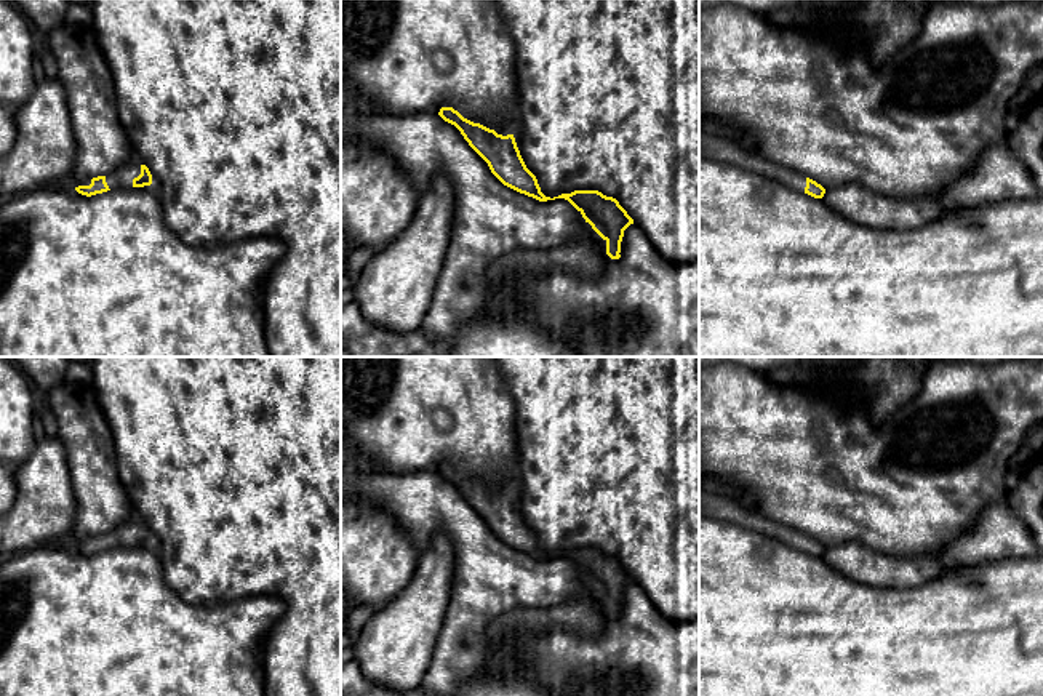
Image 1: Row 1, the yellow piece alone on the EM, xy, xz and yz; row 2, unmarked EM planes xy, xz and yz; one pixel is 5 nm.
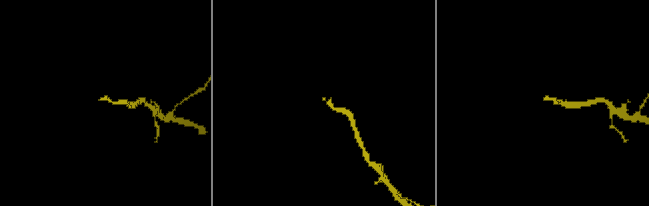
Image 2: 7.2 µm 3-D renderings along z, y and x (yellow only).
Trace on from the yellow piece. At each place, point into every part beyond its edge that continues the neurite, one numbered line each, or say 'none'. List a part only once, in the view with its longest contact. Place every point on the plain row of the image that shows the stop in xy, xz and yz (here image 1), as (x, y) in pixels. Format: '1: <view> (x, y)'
1: xy (122, 535)

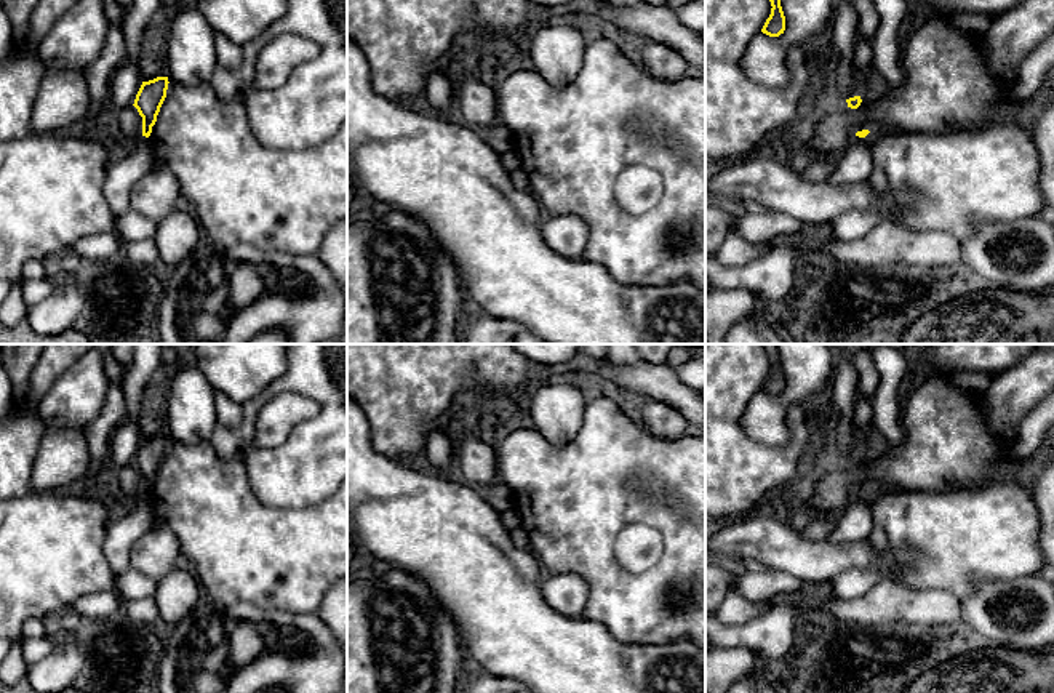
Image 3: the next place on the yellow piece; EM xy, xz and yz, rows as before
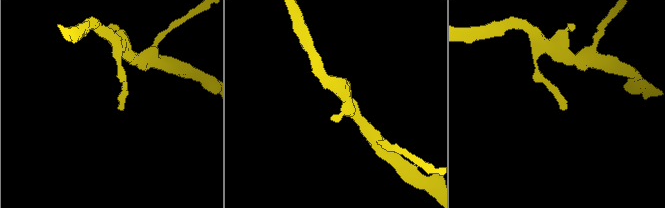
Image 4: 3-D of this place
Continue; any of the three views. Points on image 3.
none

